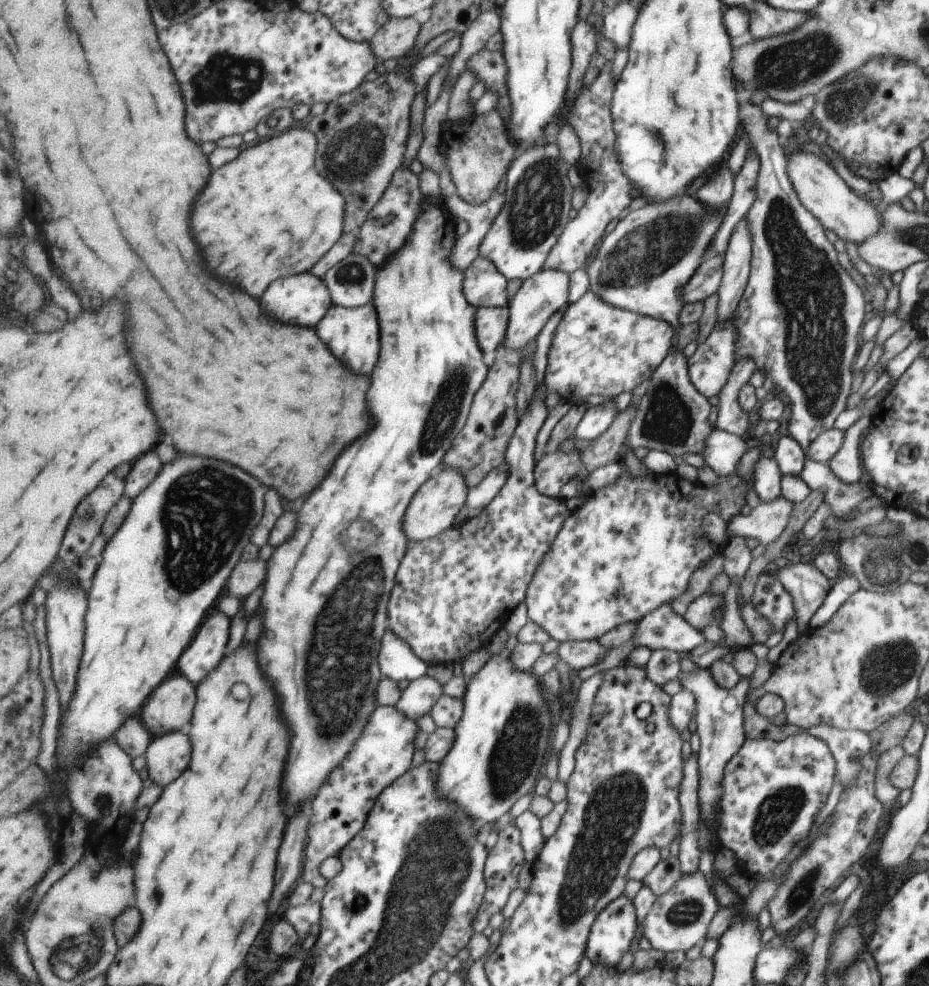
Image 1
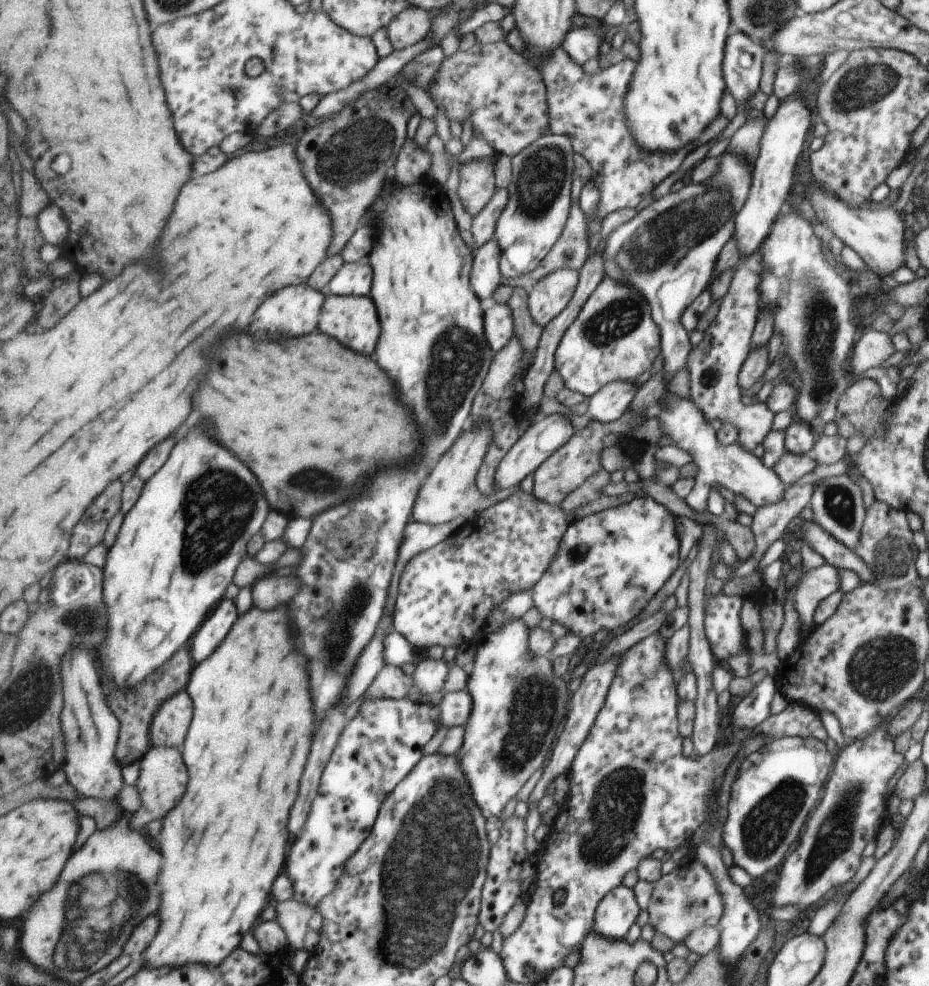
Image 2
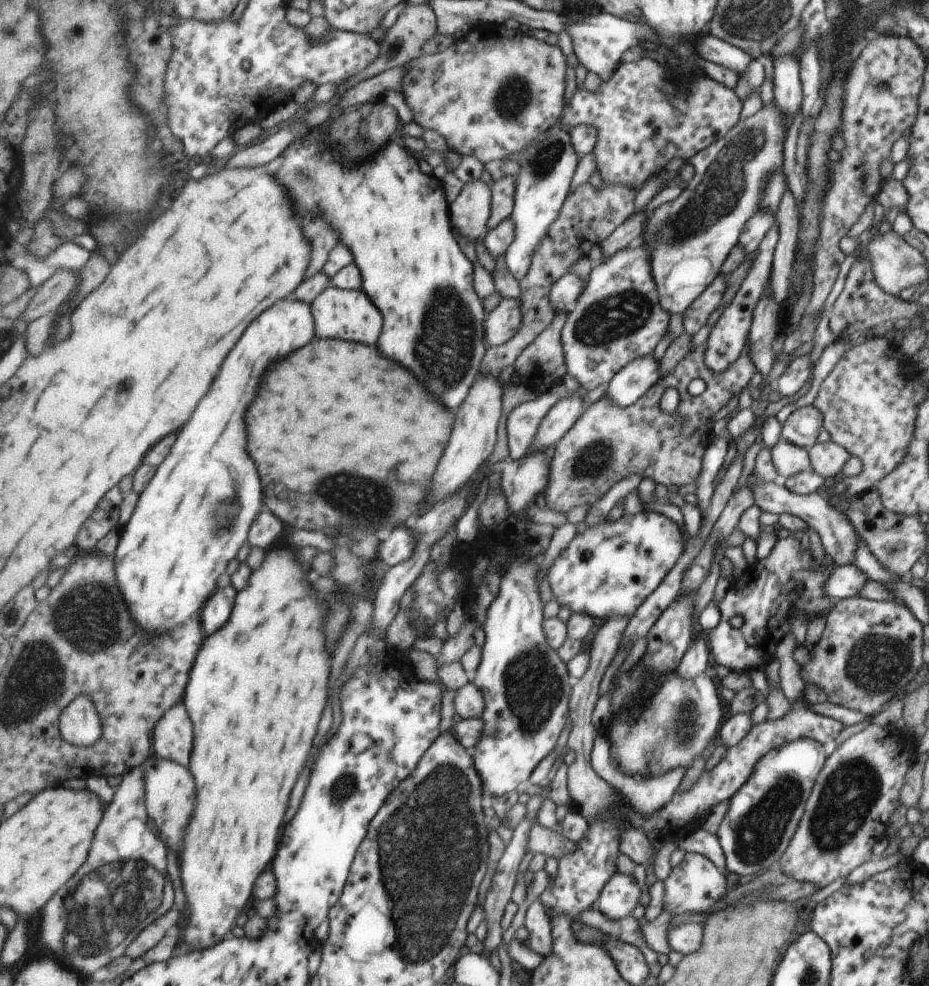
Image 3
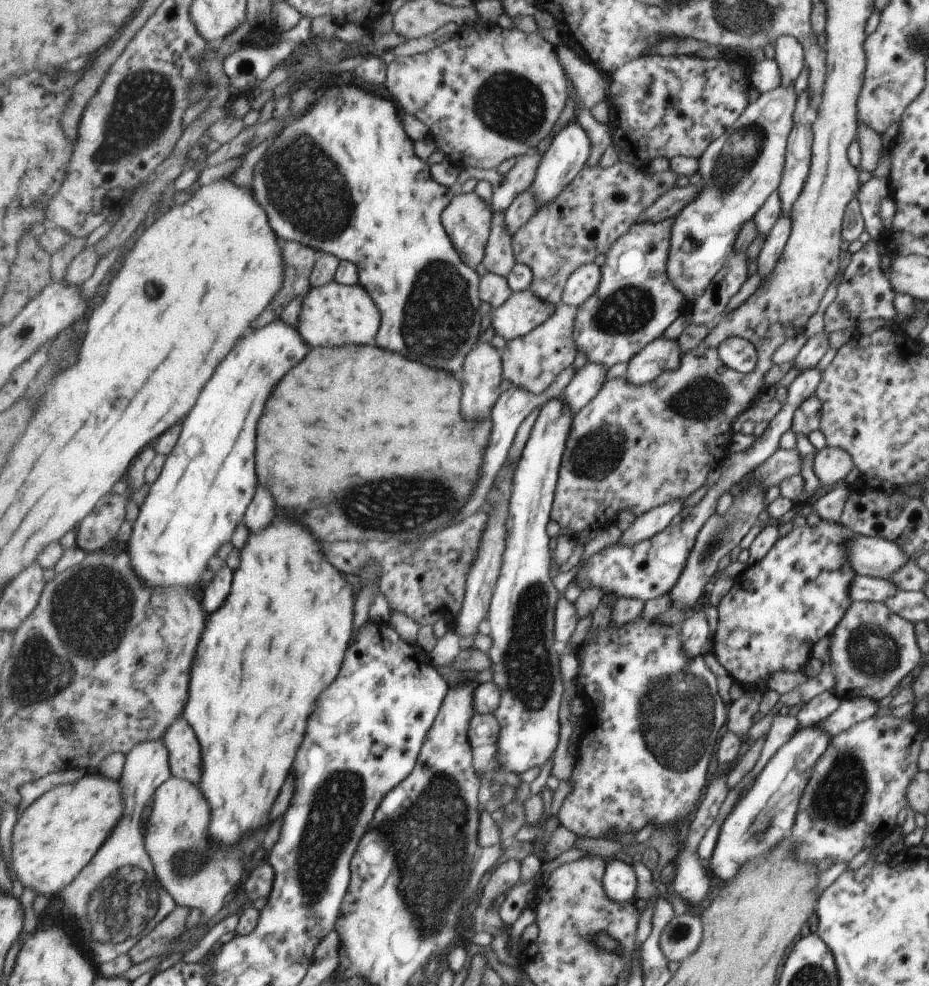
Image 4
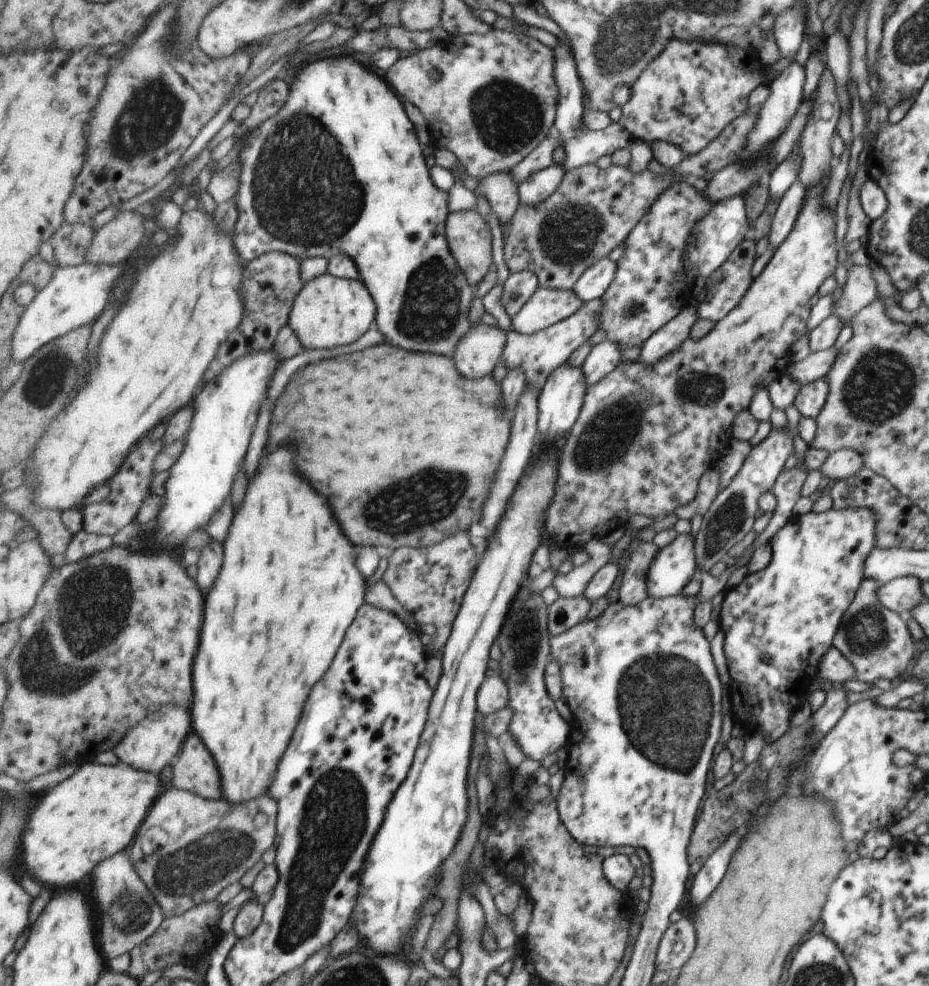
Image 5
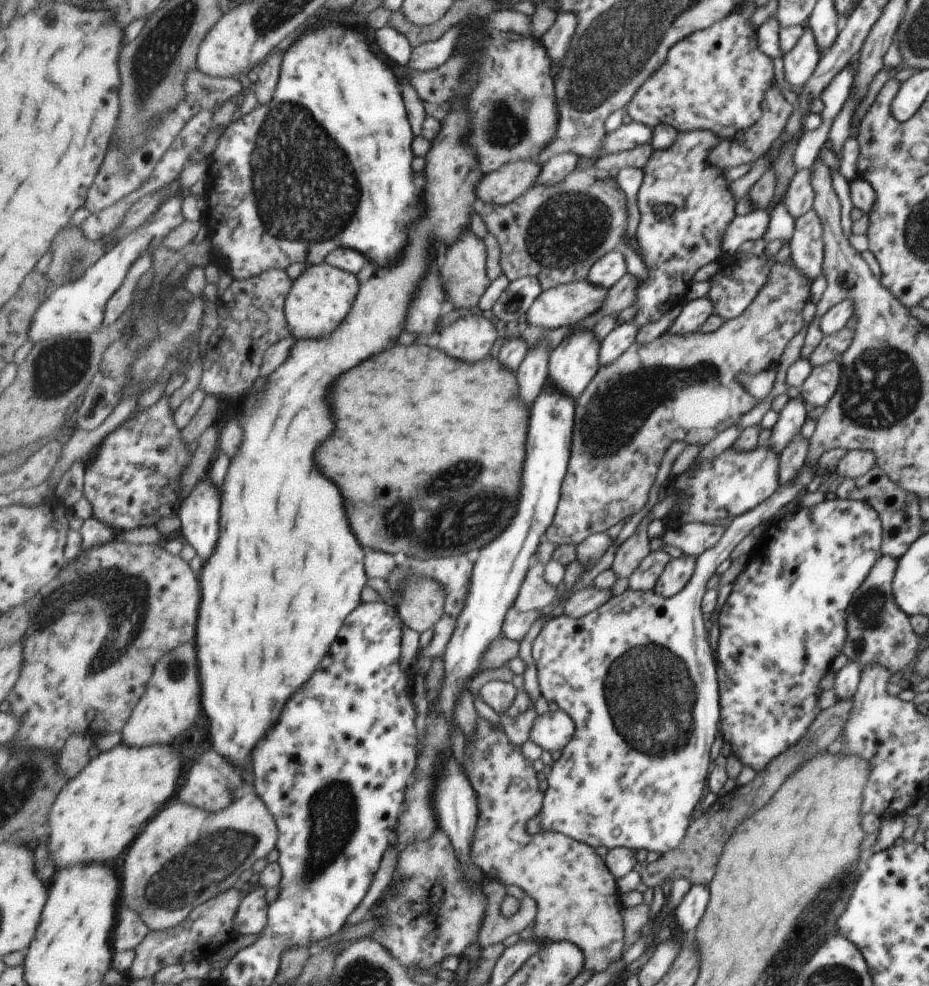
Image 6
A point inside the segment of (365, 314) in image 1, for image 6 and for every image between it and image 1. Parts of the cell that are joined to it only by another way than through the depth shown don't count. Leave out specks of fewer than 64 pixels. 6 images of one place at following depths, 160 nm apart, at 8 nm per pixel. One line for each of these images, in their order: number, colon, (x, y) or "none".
2: (353, 319)
3: (339, 313)
4: (334, 314)
5: (342, 309)
6: (322, 296)

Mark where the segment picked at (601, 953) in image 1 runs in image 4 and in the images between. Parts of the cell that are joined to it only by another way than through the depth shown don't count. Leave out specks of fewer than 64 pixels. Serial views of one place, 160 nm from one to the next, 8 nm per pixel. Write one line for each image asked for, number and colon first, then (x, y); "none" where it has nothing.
2: (617, 911)
3: (620, 895)
4: (619, 880)

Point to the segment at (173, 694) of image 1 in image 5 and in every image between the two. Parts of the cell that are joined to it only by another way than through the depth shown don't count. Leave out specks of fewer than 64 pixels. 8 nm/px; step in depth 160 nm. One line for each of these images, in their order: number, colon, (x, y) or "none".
2: (169, 728)
3: (173, 739)
4: (186, 761)
5: (195, 769)

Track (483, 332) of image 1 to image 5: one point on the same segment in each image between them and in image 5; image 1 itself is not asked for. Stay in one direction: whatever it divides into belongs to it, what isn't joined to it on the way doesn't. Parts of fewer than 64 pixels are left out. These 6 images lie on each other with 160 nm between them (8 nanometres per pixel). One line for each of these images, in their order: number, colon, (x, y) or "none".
2: (500, 317)
3: (504, 322)
4: (525, 311)
5: (547, 307)

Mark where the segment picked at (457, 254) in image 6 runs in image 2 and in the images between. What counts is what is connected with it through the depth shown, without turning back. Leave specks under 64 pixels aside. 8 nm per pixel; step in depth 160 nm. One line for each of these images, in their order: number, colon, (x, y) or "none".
2: (476, 188)
3: (470, 212)
4: (469, 222)
5: (470, 236)

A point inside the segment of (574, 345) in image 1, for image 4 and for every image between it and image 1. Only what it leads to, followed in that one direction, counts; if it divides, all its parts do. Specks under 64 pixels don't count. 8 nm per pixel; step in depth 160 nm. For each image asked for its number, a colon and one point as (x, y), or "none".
2: (614, 338)
3: (618, 317)
4: (636, 300)

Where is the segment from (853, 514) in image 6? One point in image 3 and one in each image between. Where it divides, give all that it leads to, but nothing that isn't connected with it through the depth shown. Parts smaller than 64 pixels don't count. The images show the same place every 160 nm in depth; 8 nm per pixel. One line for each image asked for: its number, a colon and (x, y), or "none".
3: (765, 611)
4: (794, 596)
5: (777, 622)

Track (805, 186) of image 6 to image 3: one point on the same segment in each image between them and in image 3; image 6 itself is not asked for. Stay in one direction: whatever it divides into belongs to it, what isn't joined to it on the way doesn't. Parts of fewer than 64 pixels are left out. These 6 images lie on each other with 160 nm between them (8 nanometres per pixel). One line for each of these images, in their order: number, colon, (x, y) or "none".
3: (763, 326)
4: (775, 240)
5: (789, 204)

